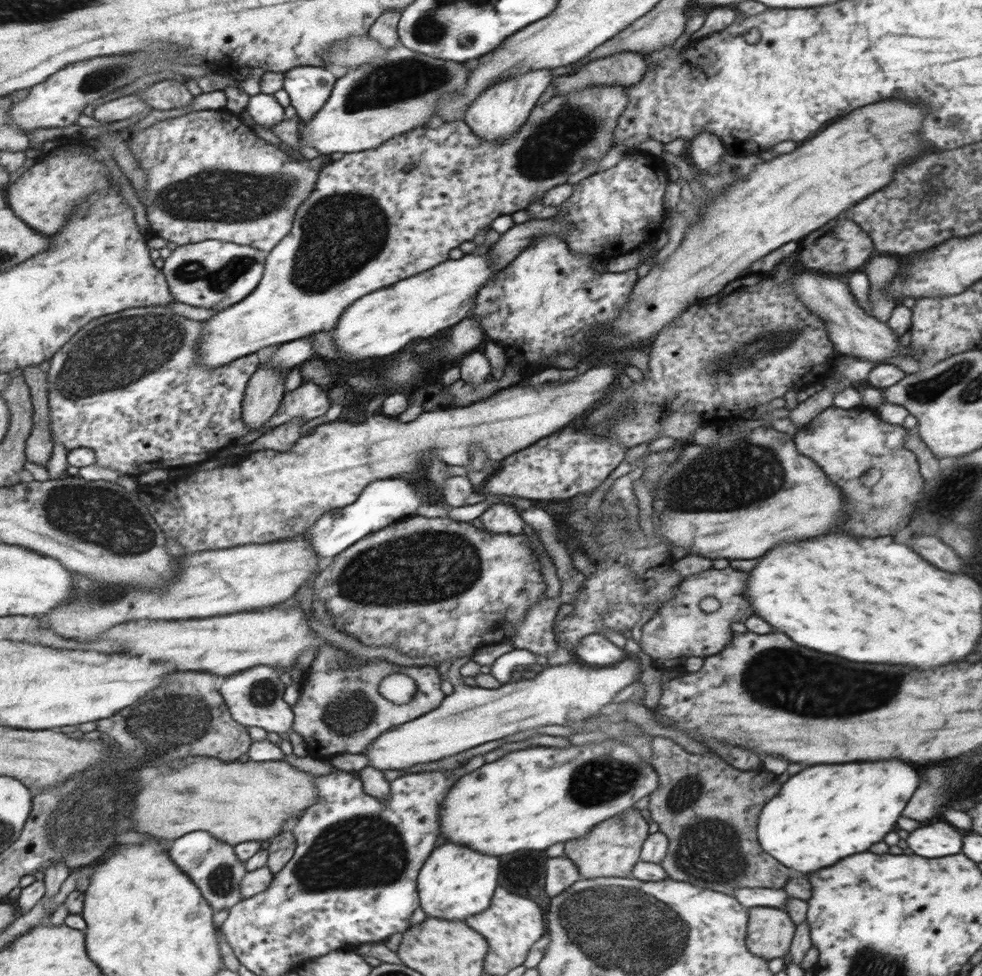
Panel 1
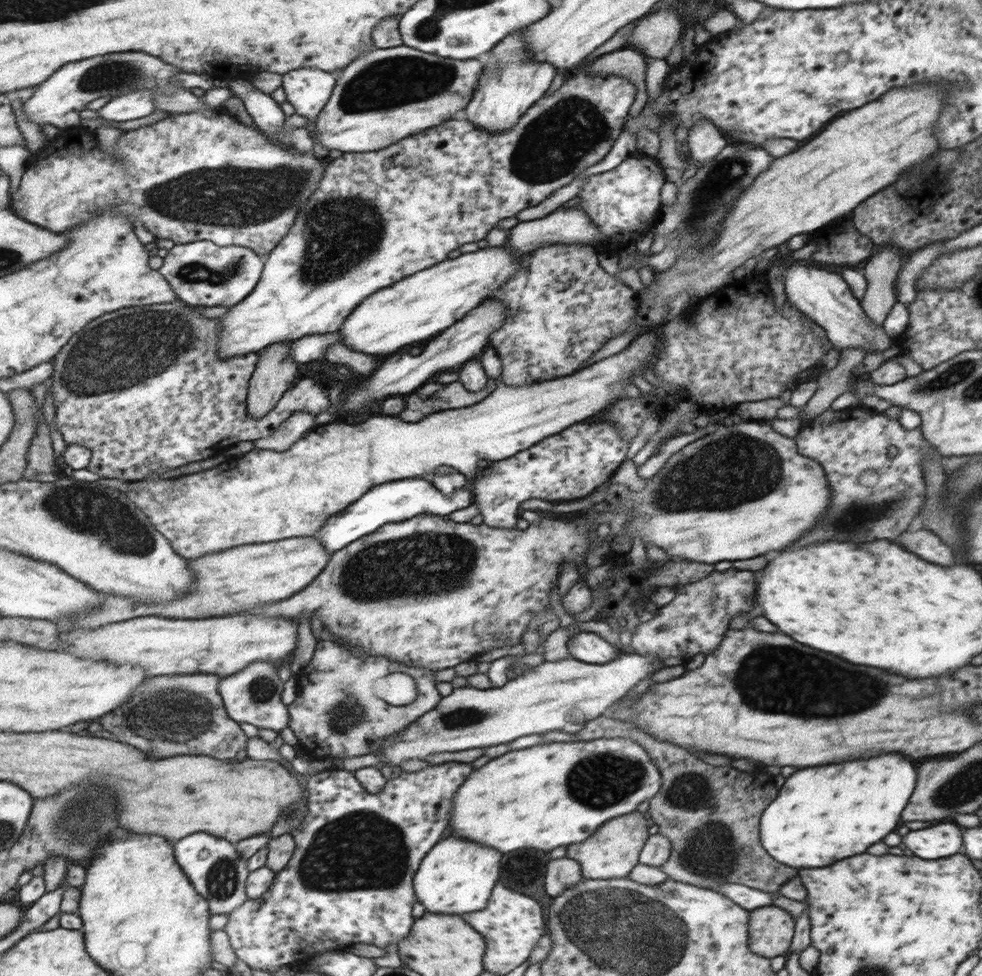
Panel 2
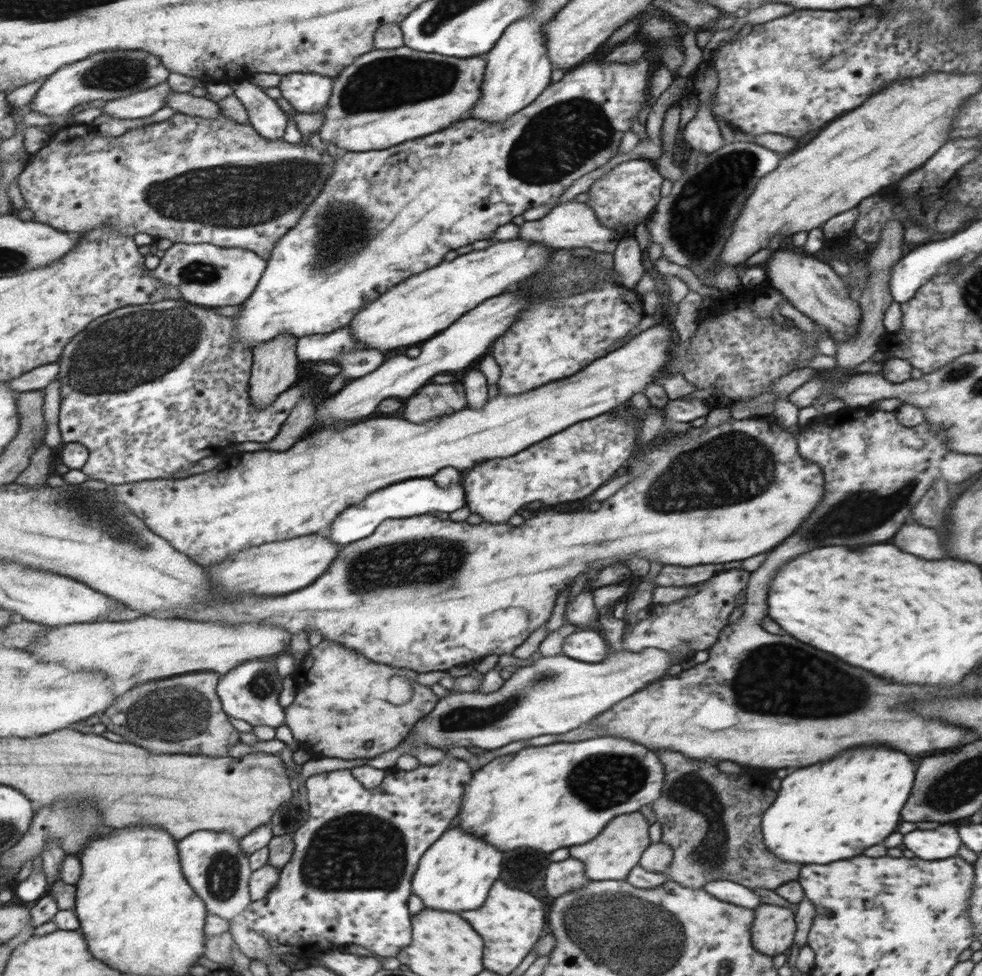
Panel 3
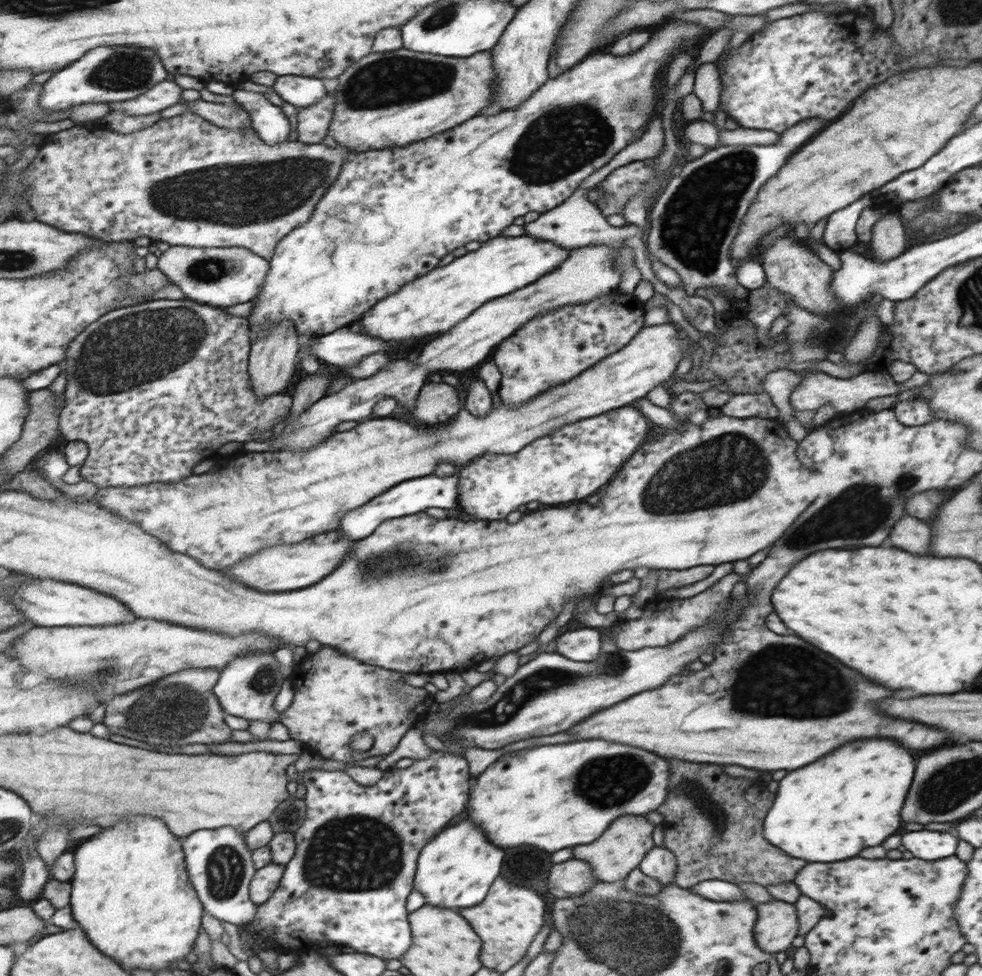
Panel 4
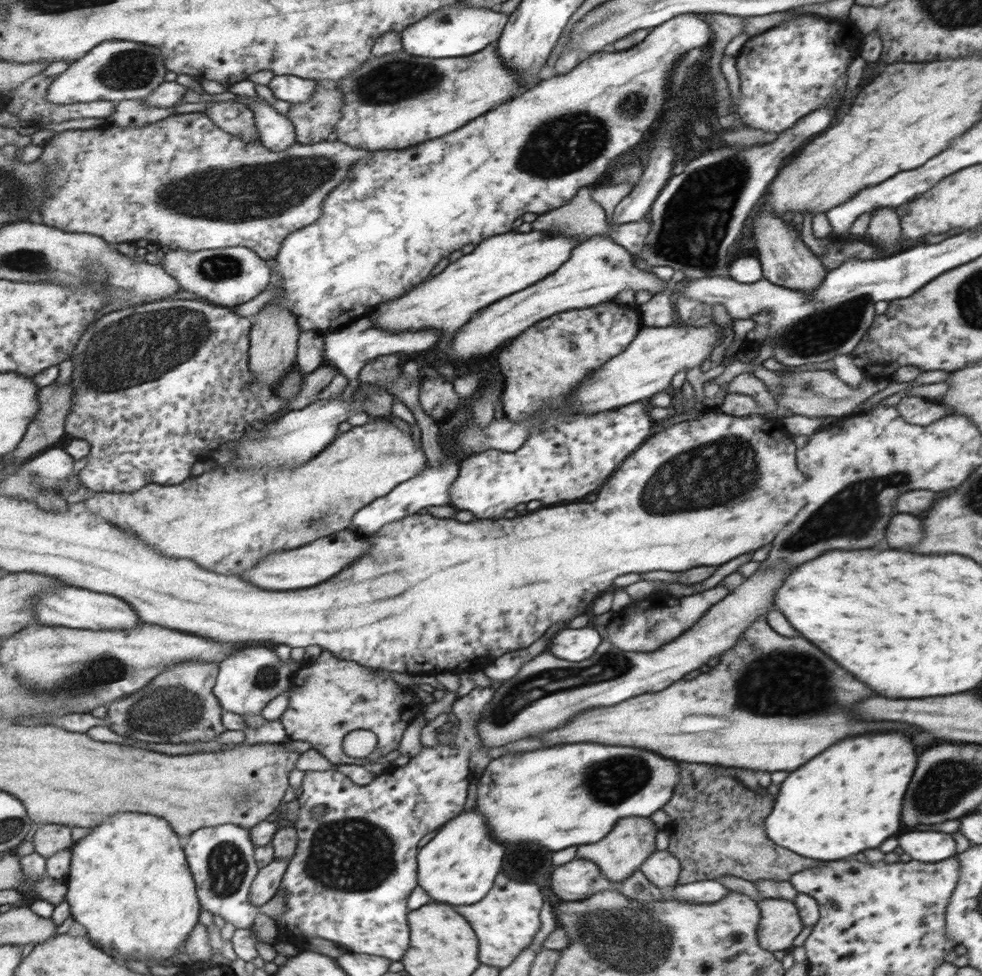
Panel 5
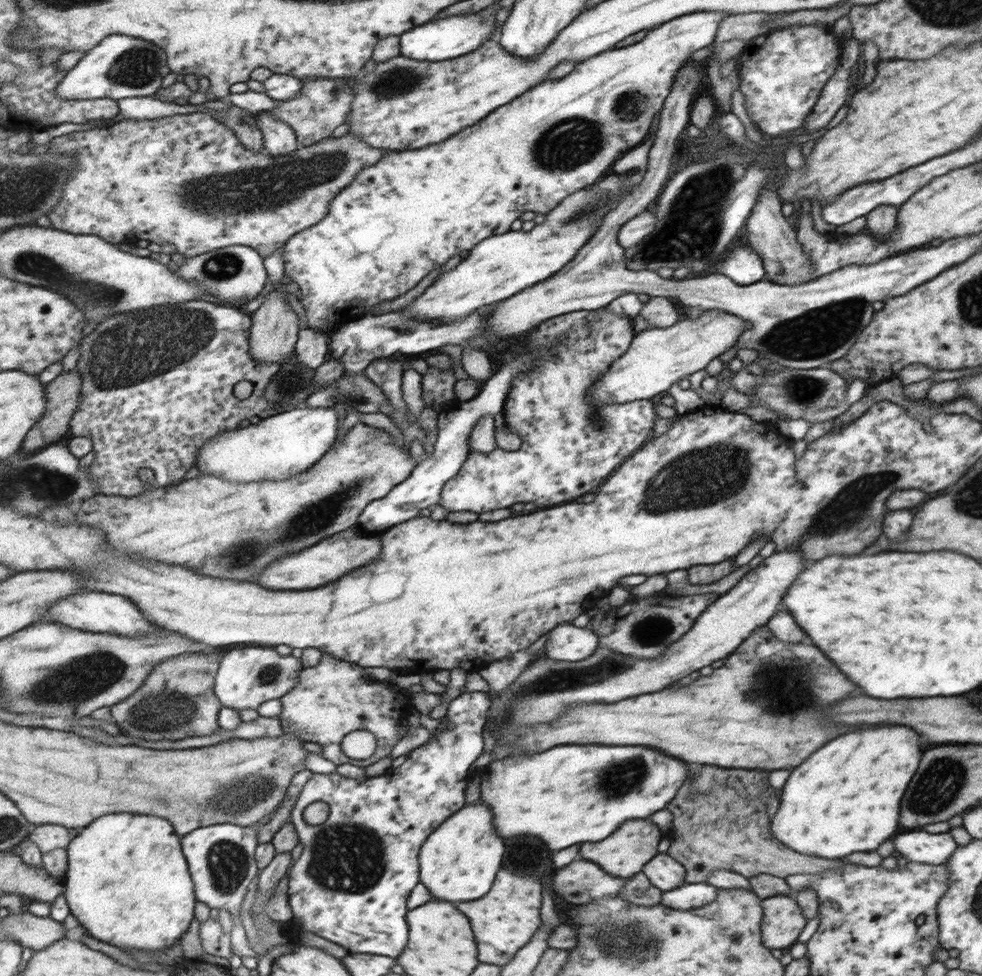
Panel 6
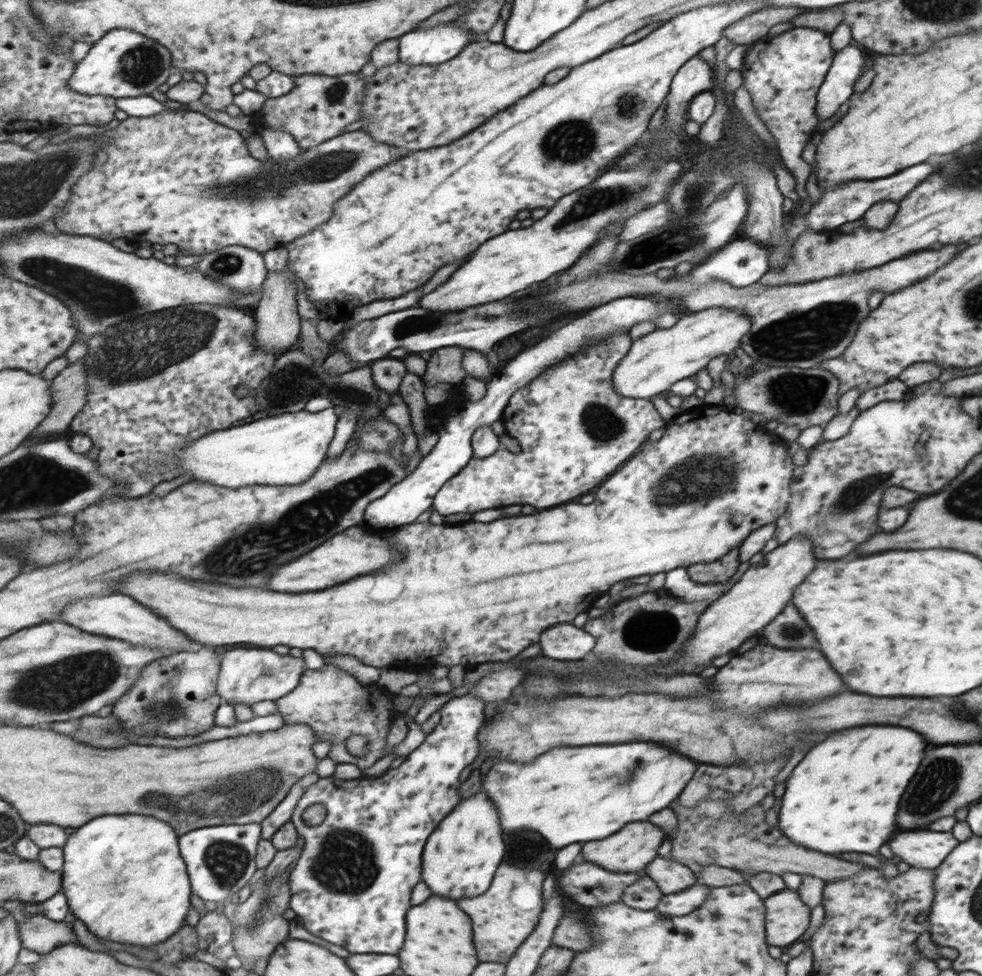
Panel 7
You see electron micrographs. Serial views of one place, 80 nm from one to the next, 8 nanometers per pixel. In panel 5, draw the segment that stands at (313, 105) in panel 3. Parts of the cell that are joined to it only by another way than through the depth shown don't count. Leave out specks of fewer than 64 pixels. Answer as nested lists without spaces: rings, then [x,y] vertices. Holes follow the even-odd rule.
[[[276,75],[269,84],[277,99],[291,104],[312,102],[318,94],[318,87],[320,86],[317,80],[308,80],[294,75]]]

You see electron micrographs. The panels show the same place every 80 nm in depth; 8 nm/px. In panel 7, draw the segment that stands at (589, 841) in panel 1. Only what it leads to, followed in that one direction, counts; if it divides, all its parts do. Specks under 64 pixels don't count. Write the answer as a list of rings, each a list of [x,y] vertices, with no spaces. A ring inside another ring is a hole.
[[[634,822],[634,824],[626,824],[626,828],[618,832],[618,836],[610,836],[610,840],[584,844],[582,854],[588,862],[596,862],[598,866],[612,872],[614,870],[620,873],[638,872],[644,870],[654,859],[658,858],[658,848],[662,840],[664,840],[664,832],[660,830],[660,827],[650,822]]]

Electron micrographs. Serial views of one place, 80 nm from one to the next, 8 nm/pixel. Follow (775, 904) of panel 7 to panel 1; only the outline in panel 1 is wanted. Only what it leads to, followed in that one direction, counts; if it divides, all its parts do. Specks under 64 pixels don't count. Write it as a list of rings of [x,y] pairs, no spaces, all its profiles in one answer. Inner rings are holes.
[[[750,908],[746,946],[752,954],[768,960],[780,958],[792,950],[796,926],[784,908]]]

